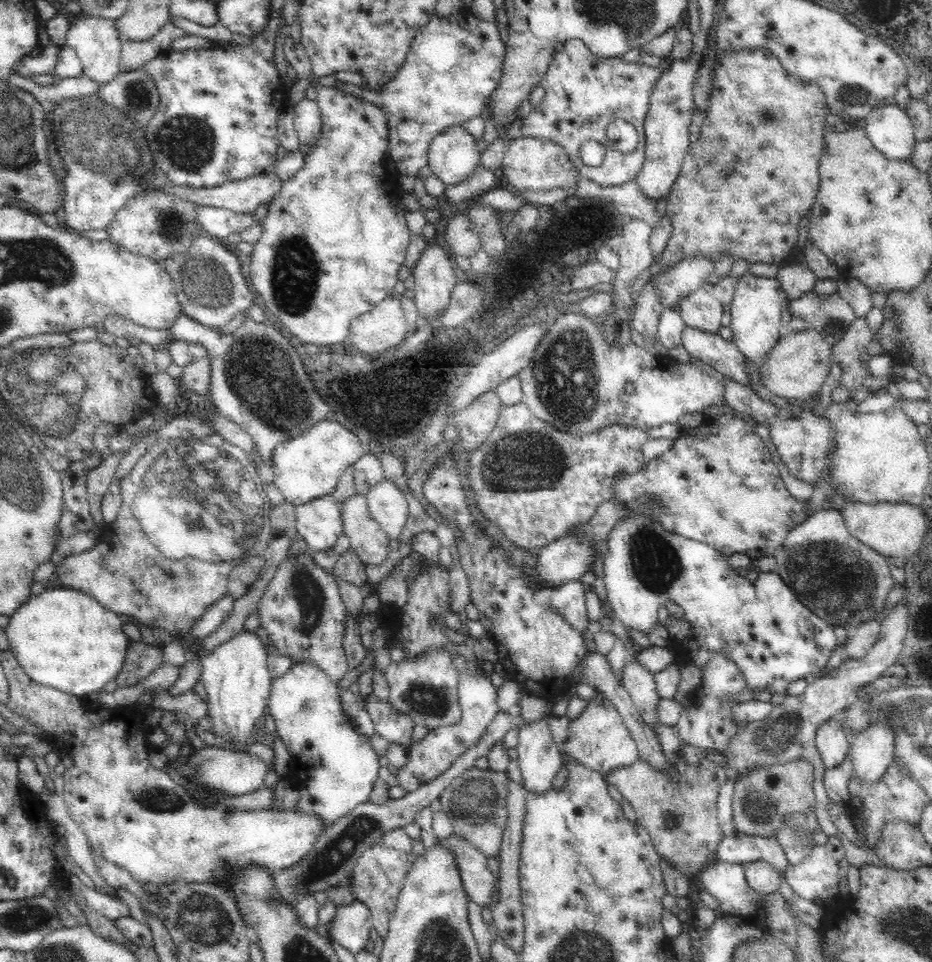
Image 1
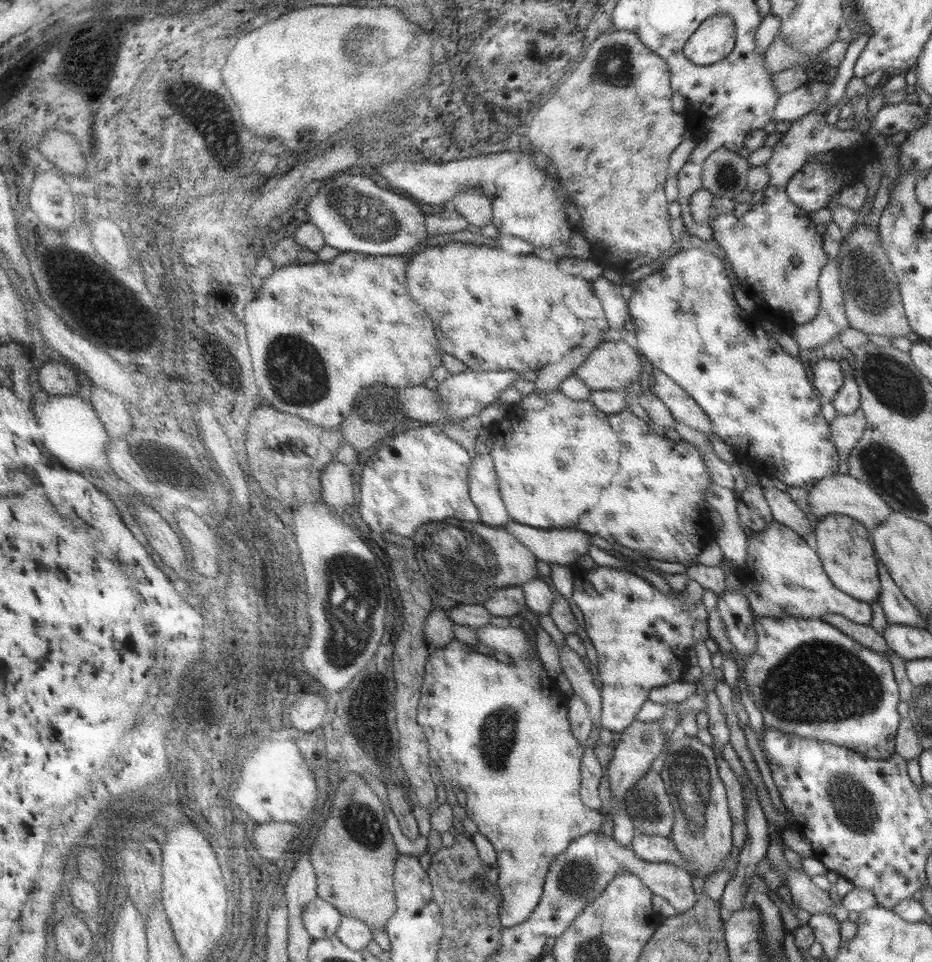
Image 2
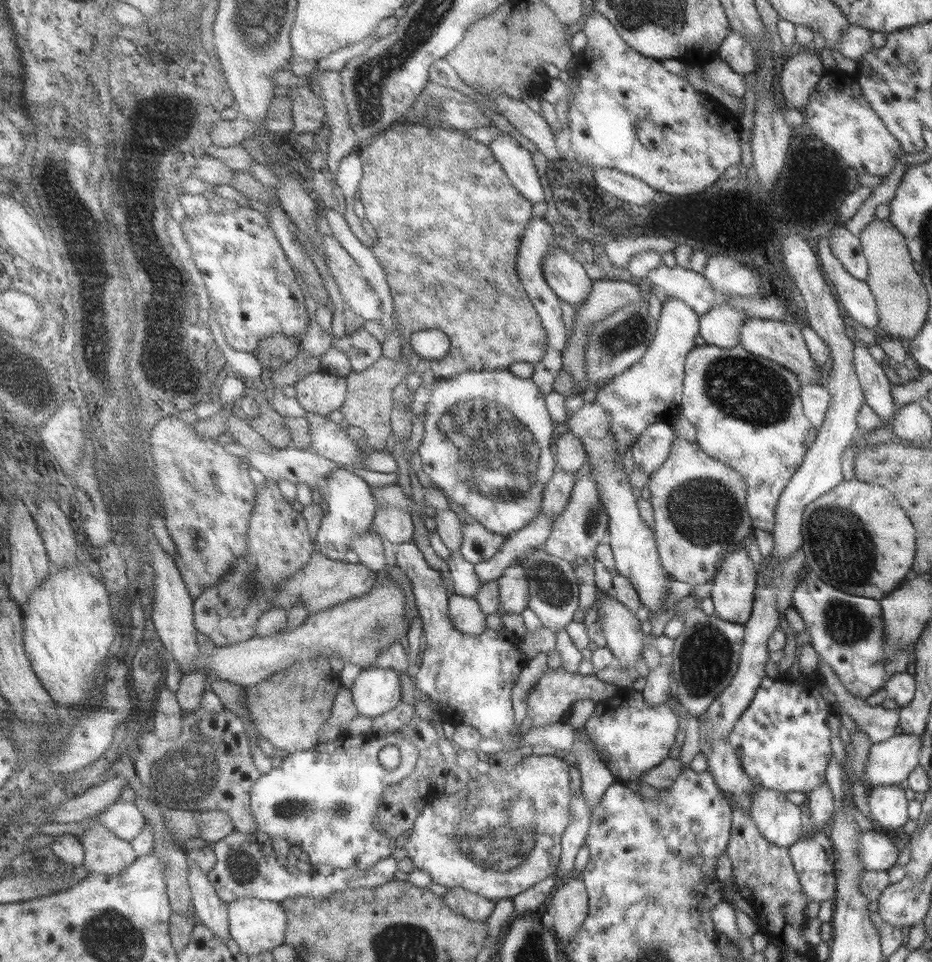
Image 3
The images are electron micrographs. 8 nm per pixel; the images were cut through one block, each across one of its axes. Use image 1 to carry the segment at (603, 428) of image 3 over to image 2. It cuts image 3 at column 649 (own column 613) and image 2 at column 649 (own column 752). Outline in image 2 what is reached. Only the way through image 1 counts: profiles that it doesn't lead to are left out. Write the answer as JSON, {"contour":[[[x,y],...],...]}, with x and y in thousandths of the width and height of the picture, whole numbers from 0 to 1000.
{"contour":[[[639,588],[638,590],[634,590],[634,593],[627,593],[626,590],[616,589],[616,593],[615,593],[615,601],[617,601],[617,609],[623,609],[623,611],[622,612],[617,611],[616,616],[614,617],[613,625],[614,625],[615,629],[617,630],[618,634],[620,635],[621,640],[623,641],[623,643],[626,646],[630,661],[632,662],[632,665],[635,667],[635,670],[637,672],[637,675],[639,676],[639,681],[642,684],[641,704],[643,705],[643,707],[645,708],[645,711],[646,711],[646,715],[644,716],[644,721],[646,725],[646,737],[644,738],[644,757],[651,757],[651,759],[655,759],[655,761],[668,761],[668,759],[671,759],[673,757],[673,755],[675,755],[677,753],[677,751],[680,749],[680,747],[683,745],[685,738],[688,736],[688,734],[690,732],[692,732],[692,730],[694,728],[696,728],[696,719],[700,715],[708,714],[708,713],[711,713],[711,712],[715,712],[715,711],[718,711],[718,710],[721,710],[724,708],[729,708],[730,703],[733,699],[733,695],[738,692],[737,682],[736,682],[737,674],[741,674],[741,672],[744,672],[744,669],[746,669],[746,667],[755,666],[760,662],[759,661],[759,657],[760,657],[759,656],[759,639],[760,639],[760,636],[756,635],[756,631],[750,630],[750,632],[754,632],[754,644],[750,644],[750,642],[748,642],[748,638],[750,638],[750,634],[746,634],[746,636],[733,634],[732,630],[729,628],[729,626],[723,626],[722,623],[719,621],[716,621],[711,614],[705,613],[695,604],[692,604],[687,599],[687,597],[681,597],[682,593],[683,593],[683,589],[675,589],[673,591],[657,591],[655,588],[646,588],[646,589]]]}

